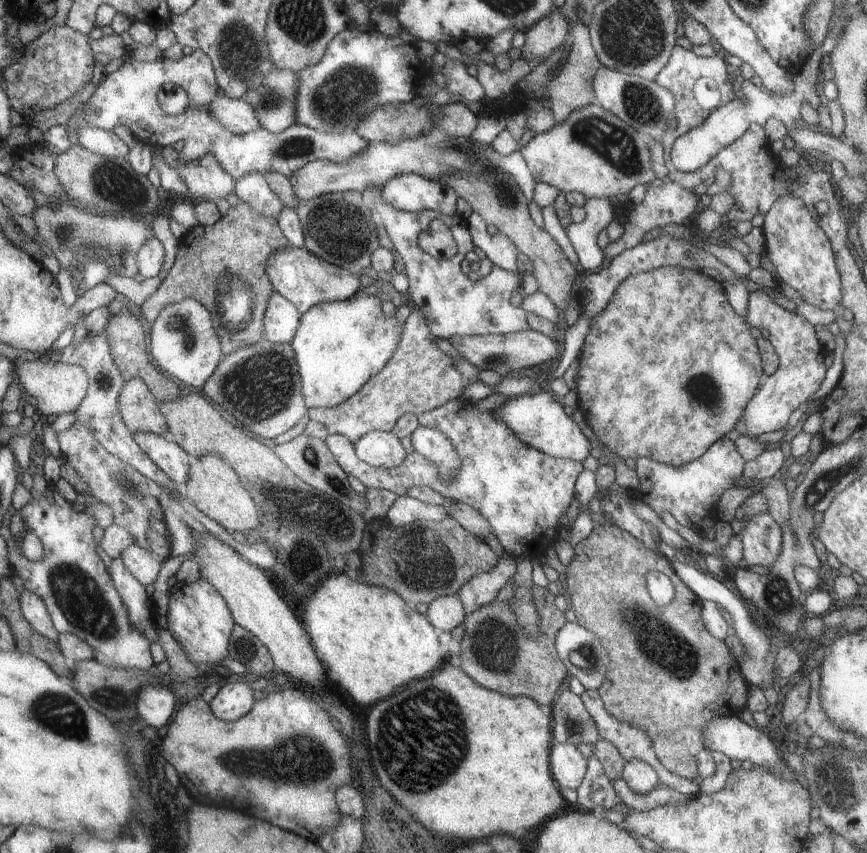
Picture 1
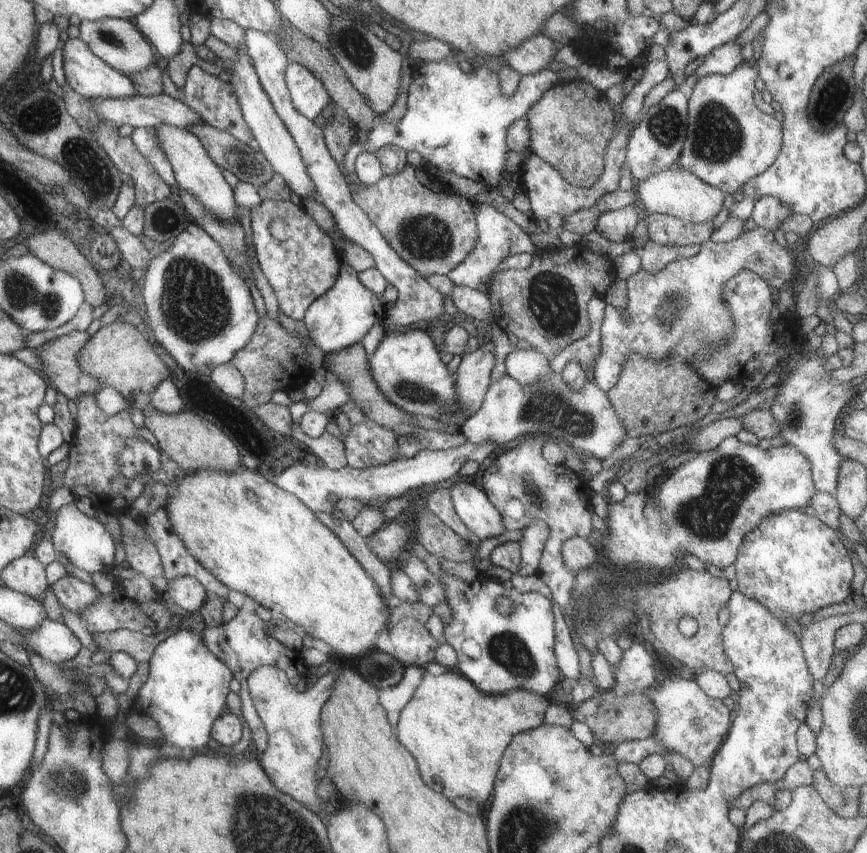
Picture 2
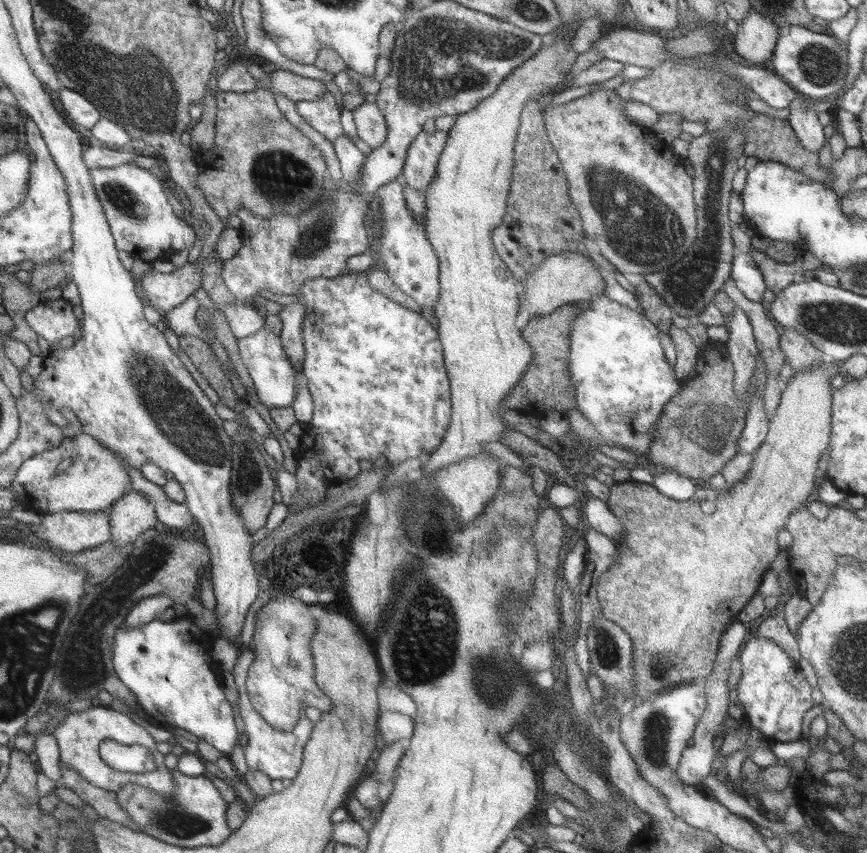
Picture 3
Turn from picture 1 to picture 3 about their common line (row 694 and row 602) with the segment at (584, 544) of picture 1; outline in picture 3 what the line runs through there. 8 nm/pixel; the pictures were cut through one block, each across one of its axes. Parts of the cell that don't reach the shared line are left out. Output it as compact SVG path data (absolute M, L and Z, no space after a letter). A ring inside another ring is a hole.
M827 358L826 362L822 362L822 365L808 367L806 371L796 373L790 378L786 384L786 389L784 392L781 392L780 404L777 406L776 410L774 410L774 413L771 414L766 440L764 440L764 443L762 443L760 448L753 454L753 463L749 468L748 476L738 484L730 485L728 493L713 490L707 484L699 484L694 496L690 498L690 500L679 501L664 496L664 493L652 484L626 480L615 482L612 486L609 486L610 497L608 498L607 505L615 514L615 517L620 519L625 534L623 534L622 538L615 540L619 550L619 558L617 558L617 562L606 570L606 572L598 578L598 581L596 581L595 595L599 598L602 614L614 624L622 627L632 638L632 664L633 671L635 672L635 685L631 690L631 696L634 700L633 703L644 701L646 698L654 696L656 693L662 693L676 688L678 685L696 682L696 680L708 677L709 674L712 673L715 657L718 656L719 652L719 641L722 640L723 633L726 632L728 625L738 620L739 612L758 592L760 578L762 578L762 574L764 574L764 572L758 572L758 570L768 568L770 562L774 562L776 556L778 556L778 554L776 554L776 552L778 552L778 538L776 538L778 530L785 528L791 516L791 512L798 508L800 504L805 504L809 500L808 496L810 496L810 492L816 488L816 482L814 482L814 480L816 480L816 474L814 474L814 472L818 470L820 454L824 452L824 448L826 448L828 444L831 444L830 410L833 410L833 396L830 396L832 388L830 388L828 376L836 374L840 365L840 362ZM702 500L714 502L716 511L710 513L703 512L700 509L700 502L702 502ZM746 560L748 560L748 562L746 562ZM744 564L752 564L752 568L758 568L758 570L744 570L744 568L746 568Z

